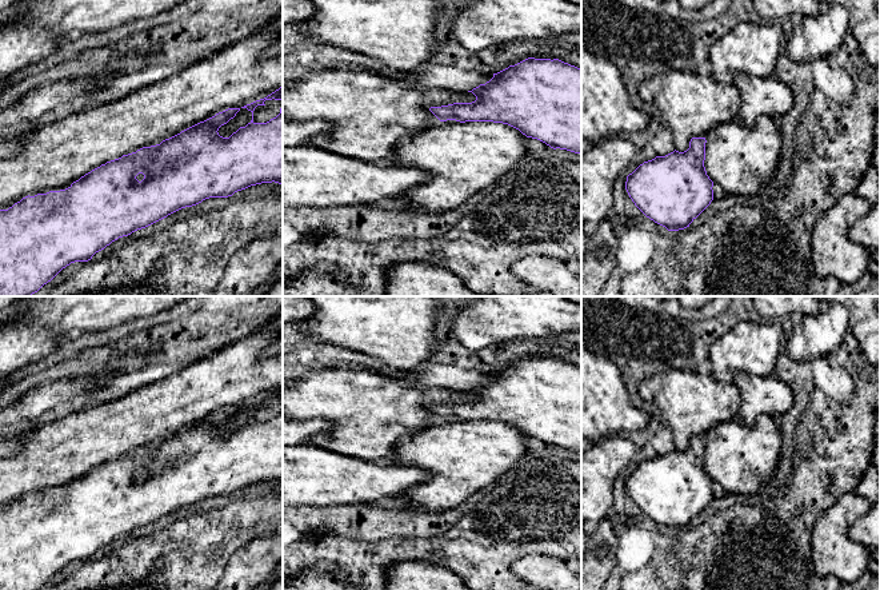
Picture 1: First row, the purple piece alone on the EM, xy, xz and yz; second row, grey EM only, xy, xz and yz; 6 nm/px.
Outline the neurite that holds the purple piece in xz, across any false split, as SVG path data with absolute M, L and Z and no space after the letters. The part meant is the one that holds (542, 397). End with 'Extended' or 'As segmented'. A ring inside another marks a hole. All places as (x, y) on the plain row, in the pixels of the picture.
M528 356L493 372L485 383L473 387L476 399L431 406L440 419L493 420L508 423L527 436L537 438L551 447L581 453L581 368L559 358Z. As segmented

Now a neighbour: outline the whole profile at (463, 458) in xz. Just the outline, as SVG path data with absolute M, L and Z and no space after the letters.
M447 419L413 435L403 436L387 462L428 471L431 474L428 481L411 487L400 498L411 502L409 509L443 513L457 507L508 473L529 450L525 438L519 428L503 422Z

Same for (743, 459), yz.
M764 414L753 426L740 420L719 423L705 439L707 474L724 493L741 498L753 497L768 486L784 440L775 419Z

